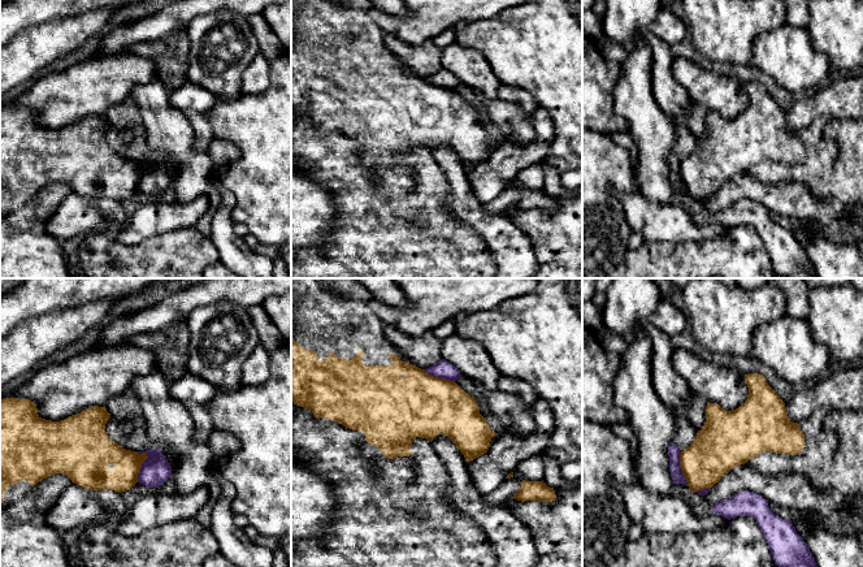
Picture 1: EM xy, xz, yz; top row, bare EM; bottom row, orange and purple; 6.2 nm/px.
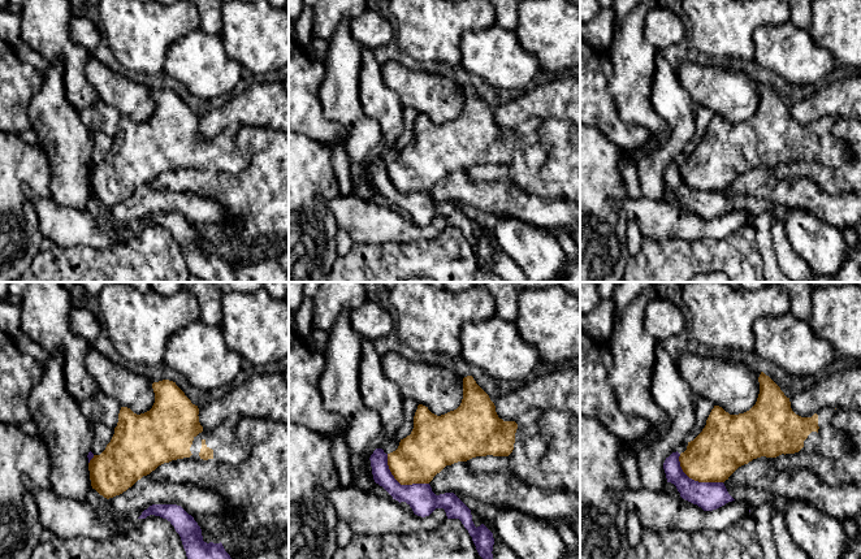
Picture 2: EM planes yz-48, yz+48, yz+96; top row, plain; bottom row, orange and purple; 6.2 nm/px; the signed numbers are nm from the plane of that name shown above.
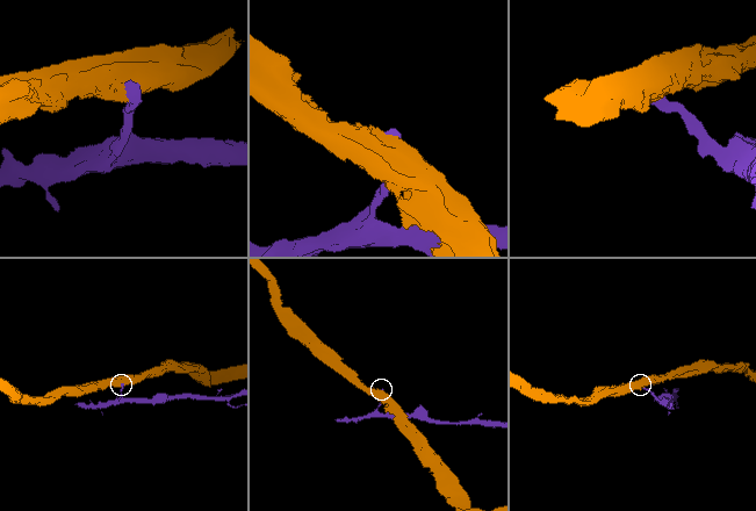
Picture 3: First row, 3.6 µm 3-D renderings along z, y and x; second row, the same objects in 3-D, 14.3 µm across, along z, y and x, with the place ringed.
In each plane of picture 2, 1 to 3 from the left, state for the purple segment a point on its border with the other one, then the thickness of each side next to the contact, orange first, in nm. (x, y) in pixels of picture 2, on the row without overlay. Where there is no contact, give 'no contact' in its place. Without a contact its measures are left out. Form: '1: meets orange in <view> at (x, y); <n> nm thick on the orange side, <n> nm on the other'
1: meets orange in yz-48 at (91, 168); 300 nm thick on the orange side, 40 nm on the other
2: meets orange in yz+48 at (399, 191); 300 nm thick on the orange side, 170 nm on the other
3: meets orange in yz+96 at (695, 189); 320 nm thick on the orange side, 180 nm on the other

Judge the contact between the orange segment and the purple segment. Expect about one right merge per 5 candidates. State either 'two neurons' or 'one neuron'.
two neurons

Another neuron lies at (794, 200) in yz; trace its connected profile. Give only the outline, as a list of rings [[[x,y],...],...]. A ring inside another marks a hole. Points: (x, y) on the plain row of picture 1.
[[[749,172],[727,181],[702,207],[712,216],[716,211],[729,208],[743,199],[762,204],[767,211],[793,221],[814,220],[823,228],[846,220],[849,215],[842,202],[820,199],[802,183],[763,183]]]

